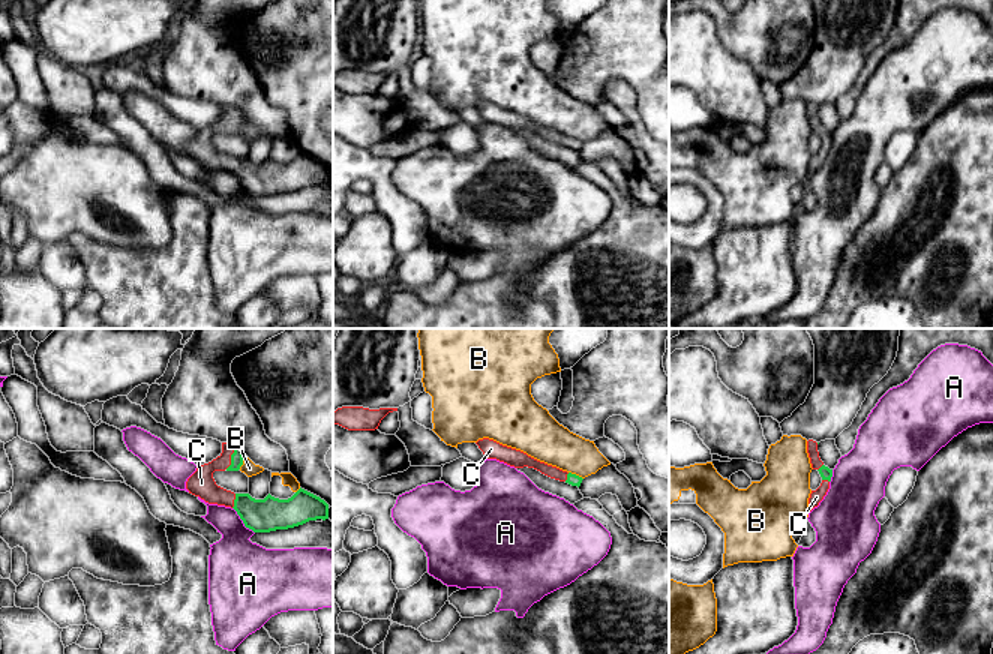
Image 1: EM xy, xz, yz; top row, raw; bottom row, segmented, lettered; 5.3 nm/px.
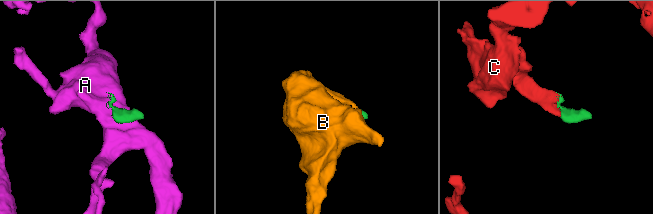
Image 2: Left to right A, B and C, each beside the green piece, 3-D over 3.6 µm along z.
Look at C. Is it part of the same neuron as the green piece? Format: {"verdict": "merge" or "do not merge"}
{"verdict": "merge"}

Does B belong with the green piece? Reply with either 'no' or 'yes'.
no

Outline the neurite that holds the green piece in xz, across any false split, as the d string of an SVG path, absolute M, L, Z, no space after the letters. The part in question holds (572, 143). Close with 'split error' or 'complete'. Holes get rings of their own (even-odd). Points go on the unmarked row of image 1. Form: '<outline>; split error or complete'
M489 102L478 104L476 108L478 110L478 112L483 116L483 118L488 123L496 123L514 132L524 132L524 130L534 132L550 142L566 146L578 152L580 150L584 144L582 141L576 138L572 138L556 130L540 126L520 114L502 110Z; split error

